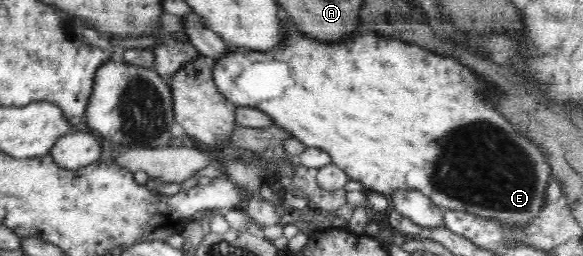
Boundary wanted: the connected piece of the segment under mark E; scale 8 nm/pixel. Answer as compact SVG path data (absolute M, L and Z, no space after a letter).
M285 28L285 42L281 50L271 51L250 51L235 50L225 53L220 59L215 59L216 64L212 66L212 75L218 91L225 95L227 100L240 107L255 107L267 114L272 120L272 124L290 132L293 137L305 144L305 147L319 148L330 154L332 164L345 171L350 180L359 181L363 184L364 191L377 192L389 198L396 193L409 191L421 192L427 199L430 199L438 207L443 207L447 211L467 212L469 215L485 218L486 221L495 221L501 227L509 227L513 231L523 231L534 226L536 219L547 210L547 198L545 188L549 184L549 166L541 152L531 146L521 134L517 134L507 120L503 120L501 114L493 110L493 100L483 100L475 94L477 88L481 88L481 82L475 78L475 74L455 62L453 58L437 56L425 48L419 48L417 44L405 43L399 40L387 40L379 38L378 34L373 34L363 28L360 35L349 42L341 43L341 48L329 48L325 43L317 44L315 39L310 39L297 31Z

